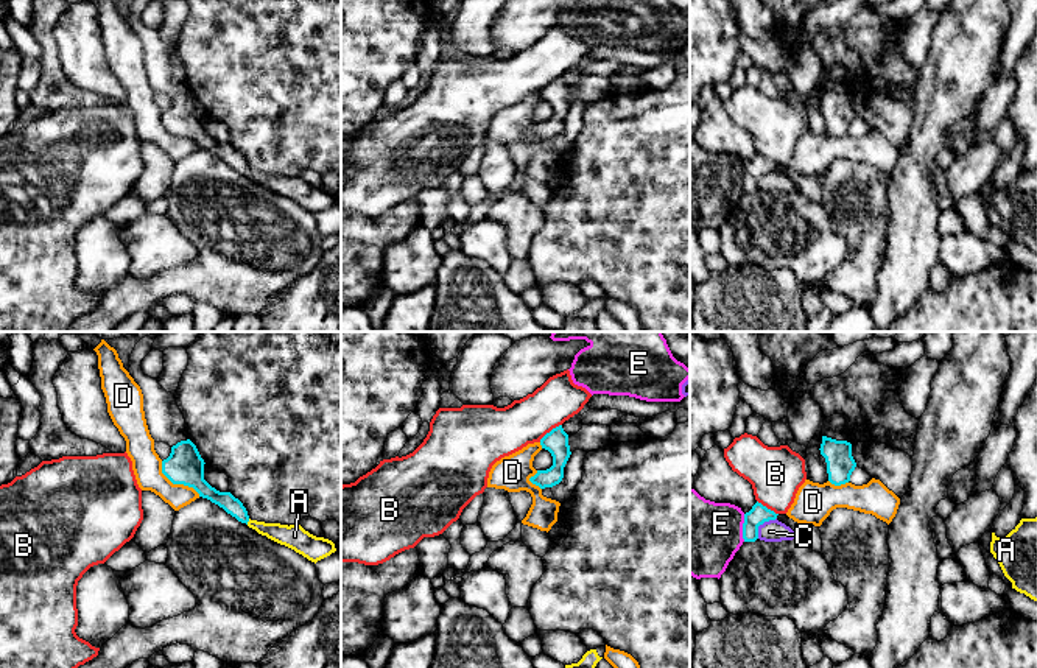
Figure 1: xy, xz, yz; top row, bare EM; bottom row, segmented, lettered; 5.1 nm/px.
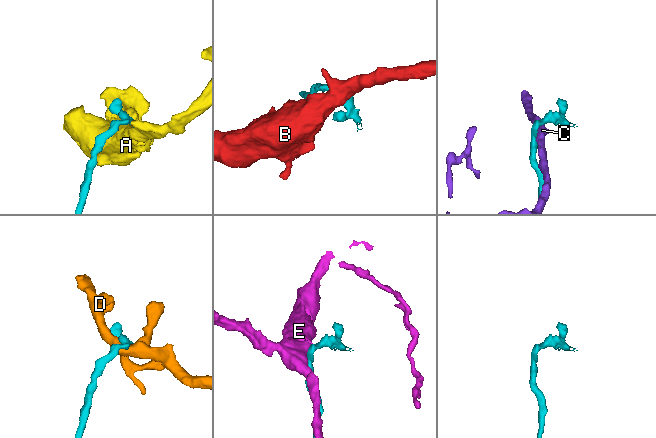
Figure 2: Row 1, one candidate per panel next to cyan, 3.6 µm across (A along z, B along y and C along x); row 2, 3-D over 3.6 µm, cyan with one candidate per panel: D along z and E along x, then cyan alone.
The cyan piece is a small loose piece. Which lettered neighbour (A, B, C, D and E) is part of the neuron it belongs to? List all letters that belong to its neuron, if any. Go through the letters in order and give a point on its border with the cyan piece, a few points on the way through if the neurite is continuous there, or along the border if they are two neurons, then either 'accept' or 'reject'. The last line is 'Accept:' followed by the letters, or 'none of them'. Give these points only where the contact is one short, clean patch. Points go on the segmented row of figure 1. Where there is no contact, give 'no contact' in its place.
A: contact xy (248, 520); way xy (226, 500), (248, 520), (262, 528), (293, 536); accept
B: contact xz (551, 430); border xz (561, 424), (553, 427), (539, 441); reject
C: contact yz (762, 523); reject
D: contact xy (176, 483); reject
E: contact yz (743, 528); reject
Accept: A

